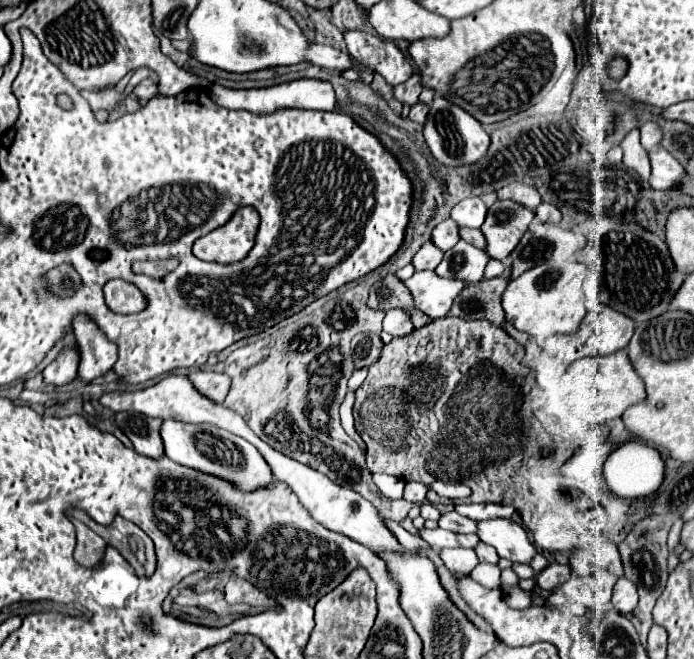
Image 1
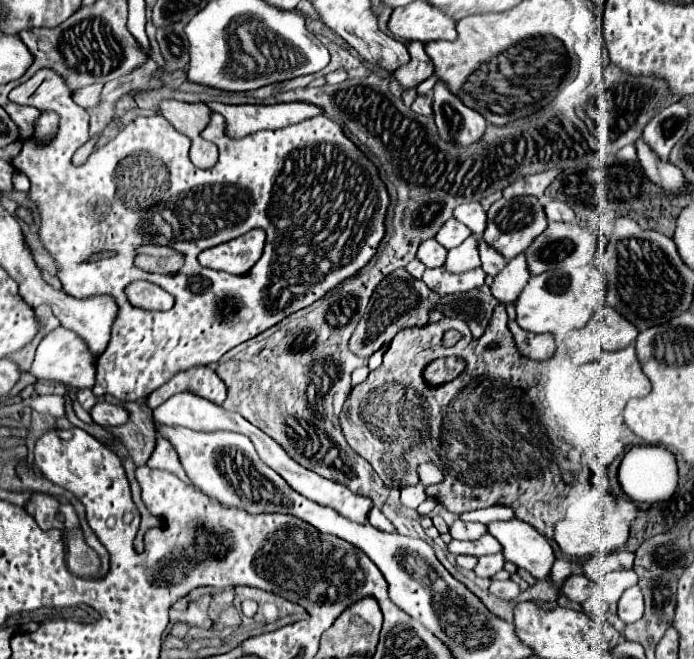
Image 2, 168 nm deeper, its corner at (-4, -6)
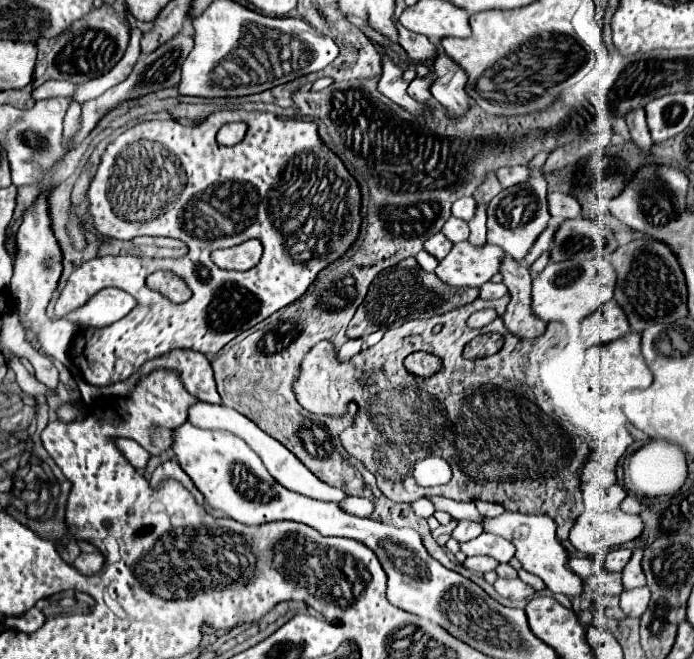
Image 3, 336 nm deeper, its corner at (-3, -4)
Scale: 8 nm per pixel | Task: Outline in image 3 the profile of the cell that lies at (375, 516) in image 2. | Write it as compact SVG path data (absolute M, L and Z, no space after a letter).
M347 498L345 502L341 502L341 506L345 508L345 512L349 514L357 514L357 516L371 516L375 512L375 504L371 500L365 498Z

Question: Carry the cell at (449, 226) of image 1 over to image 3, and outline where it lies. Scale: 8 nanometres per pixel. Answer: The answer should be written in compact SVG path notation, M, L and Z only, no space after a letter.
M451 216L451 218L443 224L441 232L443 232L453 244L465 242L465 240L469 238L469 226L467 226L467 222L465 222L465 220L459 220L459 218L455 218L455 216Z

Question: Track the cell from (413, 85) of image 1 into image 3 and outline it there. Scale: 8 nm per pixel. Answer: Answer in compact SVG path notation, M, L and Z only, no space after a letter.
M397 22L397 30L399 30L399 44L401 44L401 48L407 52L409 60L411 60L413 64L433 62L433 58L437 56L439 48L437 48L435 44L431 44L429 38L405 30L399 22Z

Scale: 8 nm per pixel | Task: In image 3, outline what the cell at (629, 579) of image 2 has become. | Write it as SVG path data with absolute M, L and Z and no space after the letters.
M635 548L631 560L627 562L625 570L621 572L623 574L623 586L625 588L645 586L645 576L643 576L643 570L641 570L641 556L643 556L643 550L641 548Z

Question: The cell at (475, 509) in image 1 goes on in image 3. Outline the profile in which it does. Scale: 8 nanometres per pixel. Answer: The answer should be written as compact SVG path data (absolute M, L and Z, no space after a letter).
M477 500L475 506L477 506L477 510L479 510L481 516L499 516L499 514L505 512L505 508L501 504L489 504L489 502Z

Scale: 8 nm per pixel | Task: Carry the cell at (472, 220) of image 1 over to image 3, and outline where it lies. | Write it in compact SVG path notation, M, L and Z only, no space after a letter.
M469 196L469 198L459 198L459 200L453 204L453 208L451 208L453 216L455 216L455 218L461 218L461 220L473 218L475 210L477 210L477 202L475 202L475 198L471 198L471 196Z

